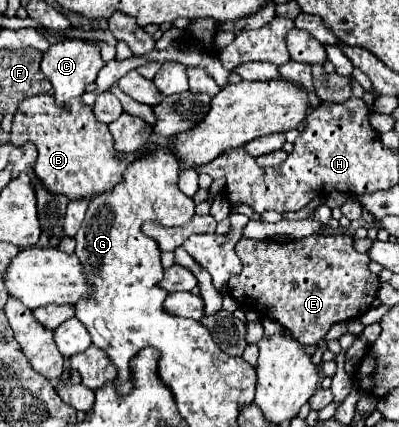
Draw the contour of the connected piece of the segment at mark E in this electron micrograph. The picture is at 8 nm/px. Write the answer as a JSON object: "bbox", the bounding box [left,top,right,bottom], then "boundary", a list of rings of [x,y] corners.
{"bbox":[228,235,380,345],"boundary":[[[310,235],[288,243],[240,239],[236,253],[244,269],[228,281],[230,297],[264,319],[280,321],[302,345],[314,345],[338,321],[358,319],[380,289],[378,275],[368,271],[370,257],[358,253],[348,235]]]}

